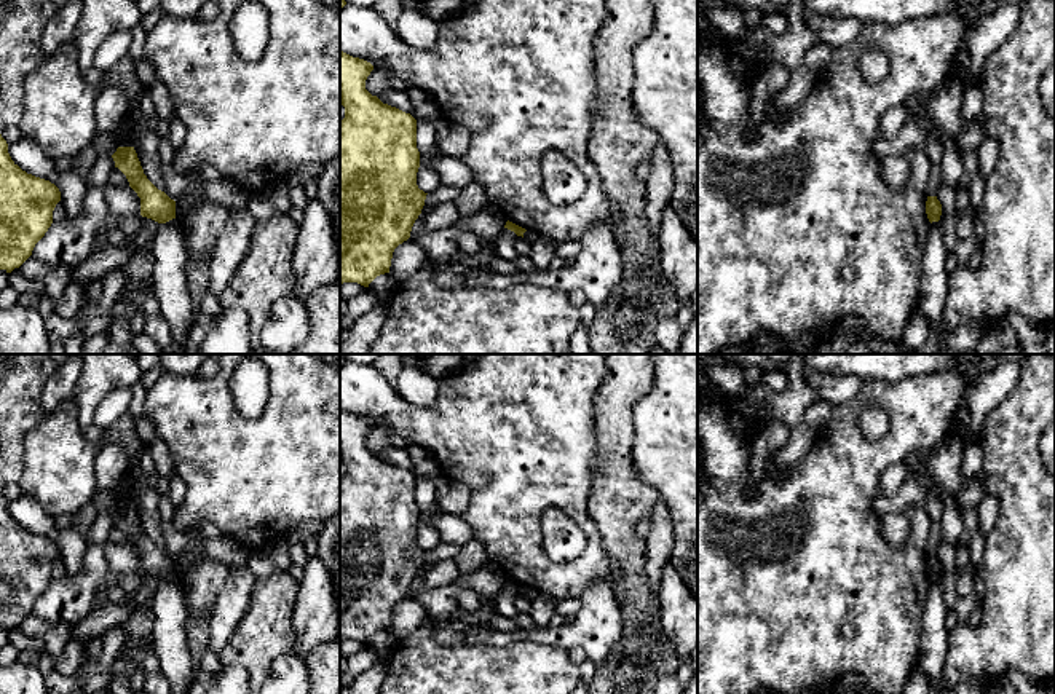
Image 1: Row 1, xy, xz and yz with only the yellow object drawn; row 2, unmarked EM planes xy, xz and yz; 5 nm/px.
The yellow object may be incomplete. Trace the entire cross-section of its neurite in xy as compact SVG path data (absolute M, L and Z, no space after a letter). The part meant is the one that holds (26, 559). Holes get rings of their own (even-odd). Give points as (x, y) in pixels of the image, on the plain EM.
M0 491L0 627L11 630L32 613L59 558L54 541L27 531L11 517Z

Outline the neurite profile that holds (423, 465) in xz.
M420 445L407 447L407 453L412 459L412 474L417 479L439 479L444 480L439 464L434 456Z

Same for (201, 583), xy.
M200 557L184 576L179 578L188 619L212 611L214 601L227 581L230 570L231 566L223 562Z

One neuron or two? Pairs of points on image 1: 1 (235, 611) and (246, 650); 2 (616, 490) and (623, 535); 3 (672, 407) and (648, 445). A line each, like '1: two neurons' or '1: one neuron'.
1: two neurons
2: one neuron
3: one neuron

